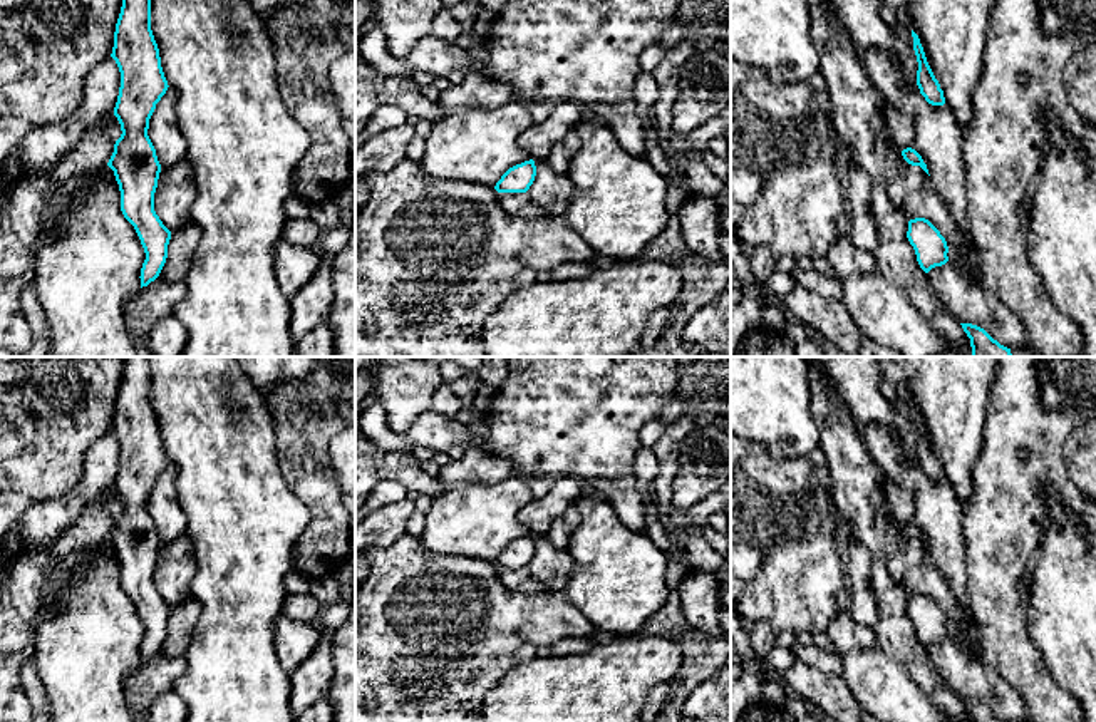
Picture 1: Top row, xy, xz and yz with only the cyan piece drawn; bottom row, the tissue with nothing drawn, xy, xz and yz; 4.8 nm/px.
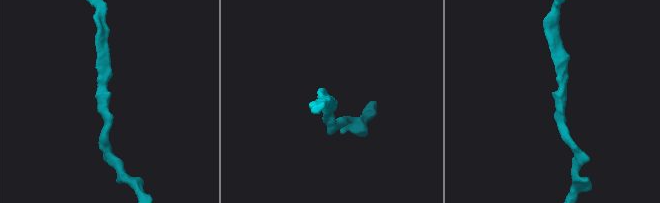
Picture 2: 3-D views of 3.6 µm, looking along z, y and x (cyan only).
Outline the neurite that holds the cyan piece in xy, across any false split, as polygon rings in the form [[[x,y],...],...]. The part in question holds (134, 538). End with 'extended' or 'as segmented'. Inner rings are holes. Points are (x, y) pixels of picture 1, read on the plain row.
[[[124,357],[111,432],[121,447],[114,491],[122,509],[114,519],[107,541],[119,560],[121,586],[134,601],[146,628],[139,652],[142,663],[159,652],[171,615],[171,606],[154,586],[161,539],[147,504],[156,479],[169,461],[151,405],[147,357]]]; as segmented

